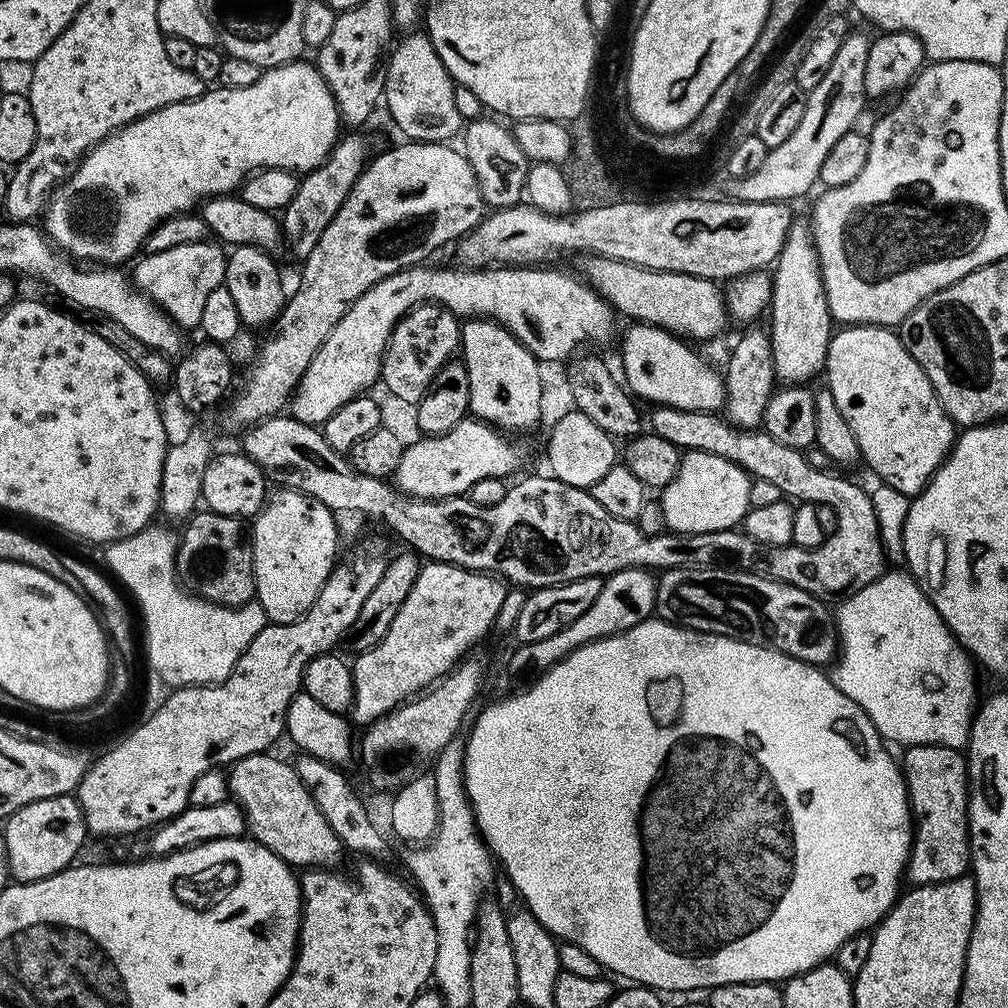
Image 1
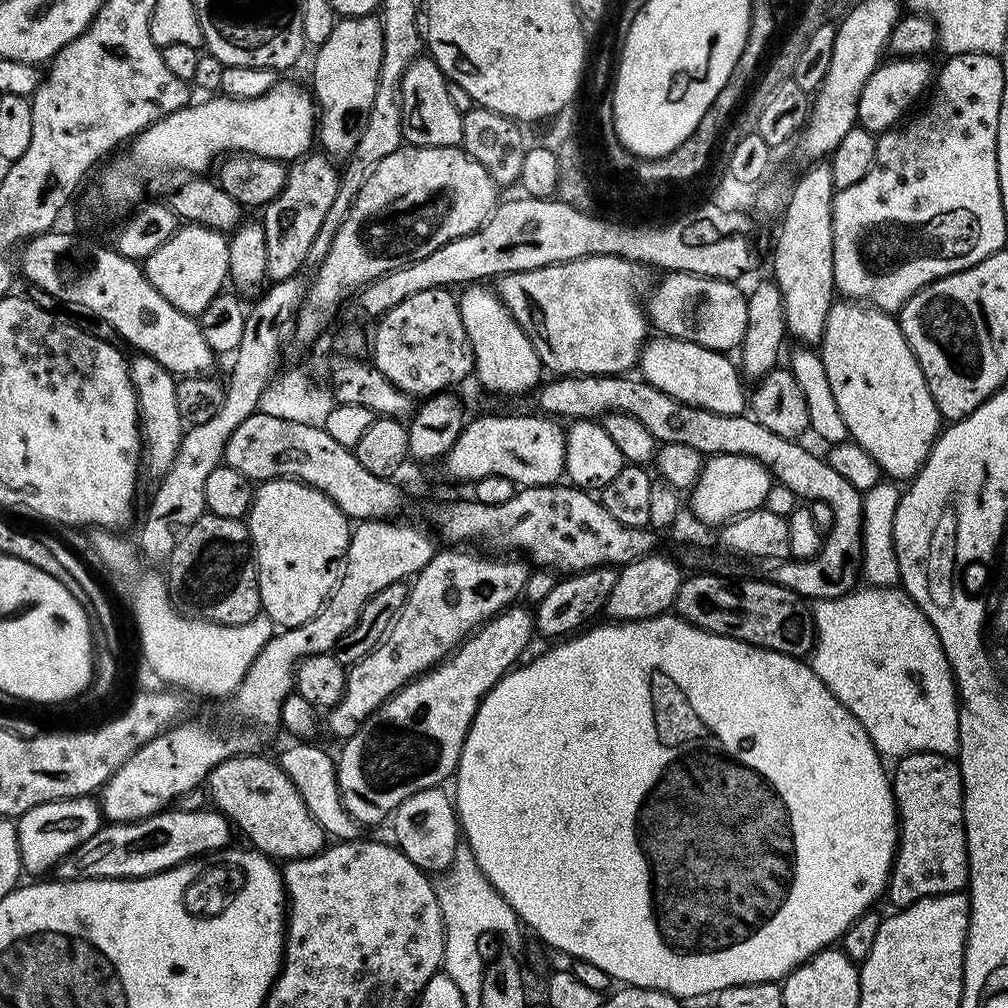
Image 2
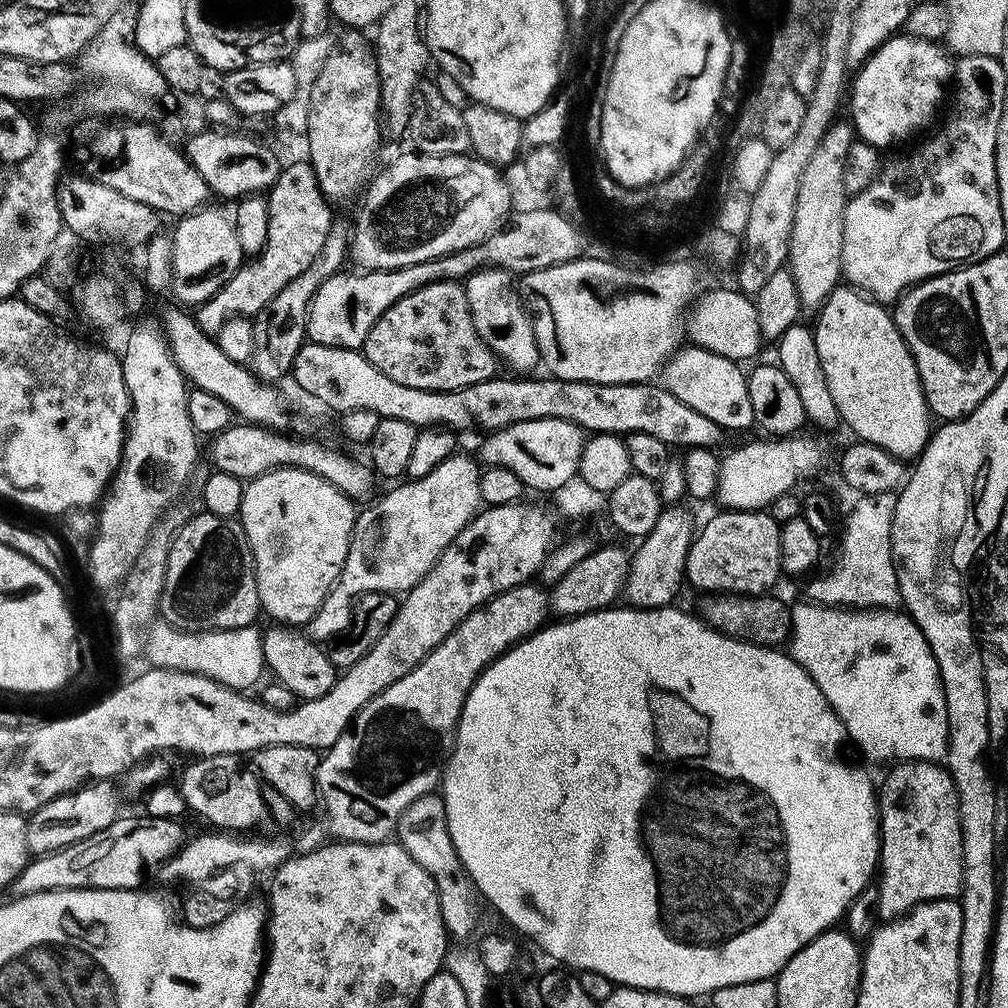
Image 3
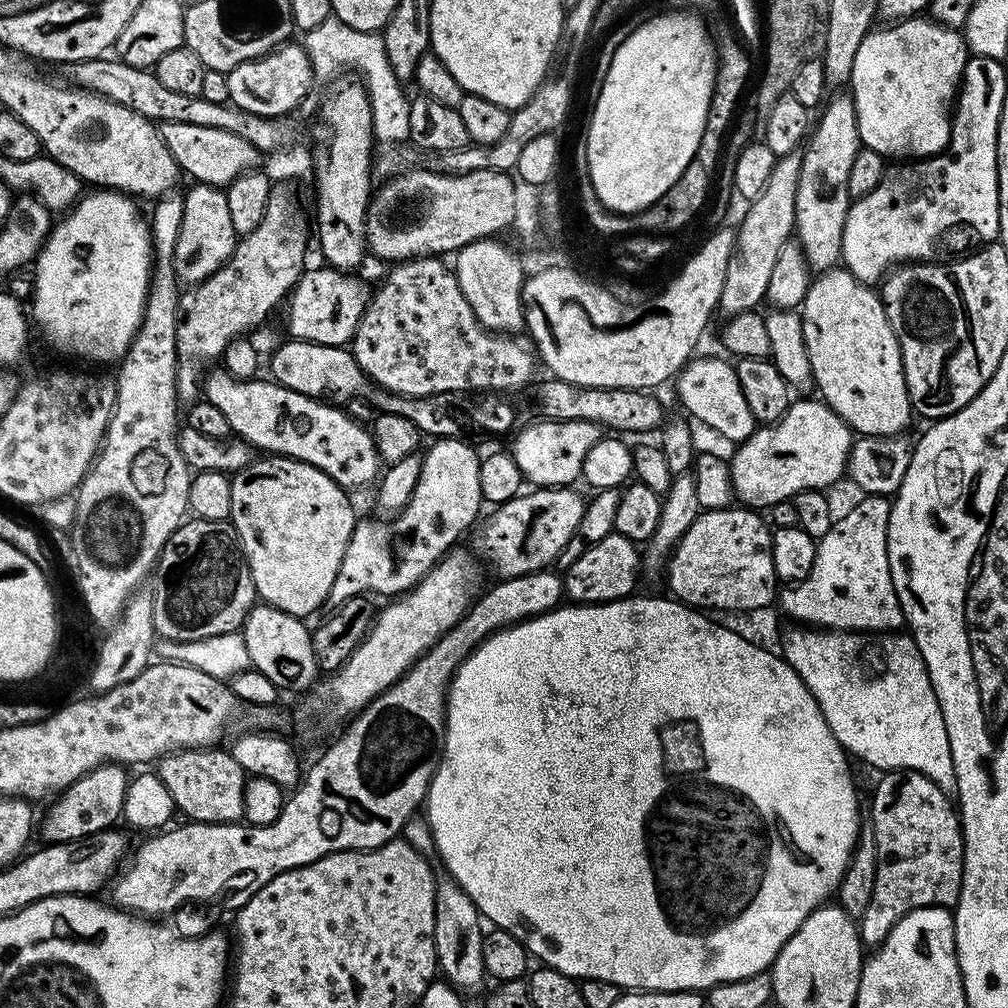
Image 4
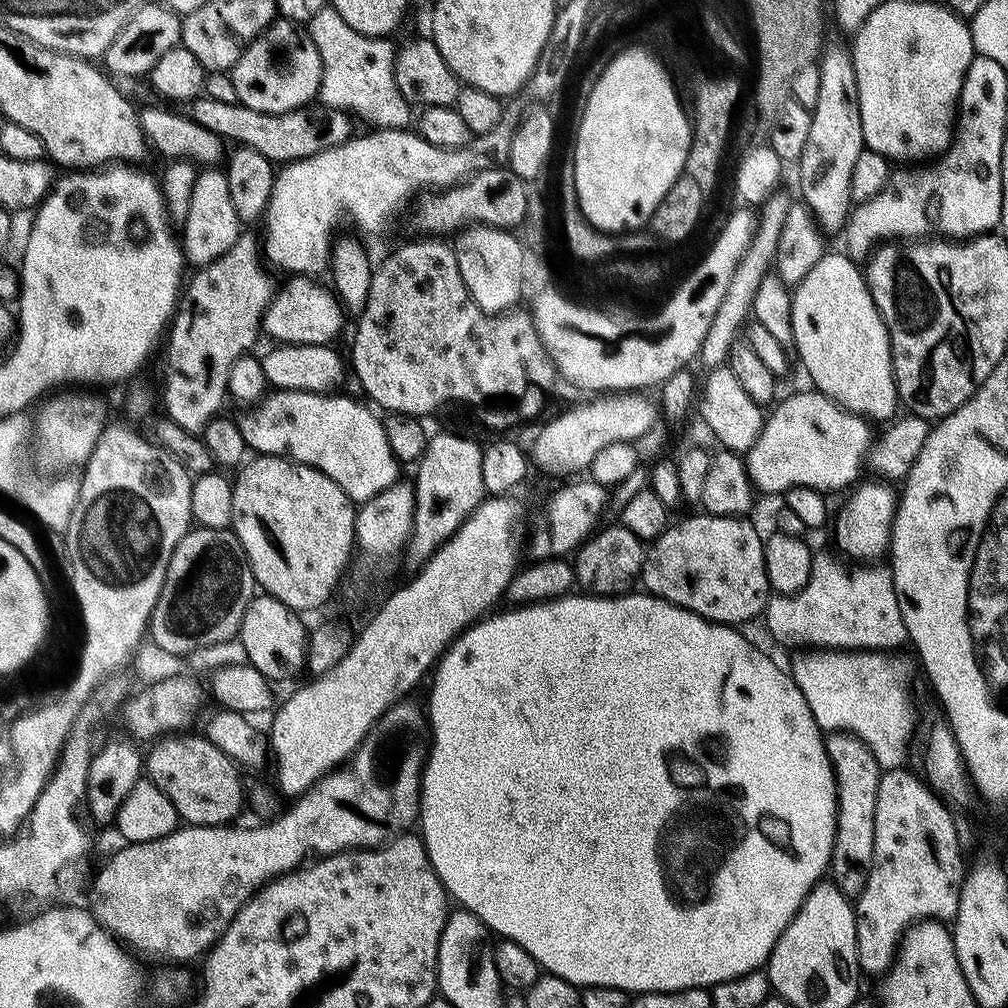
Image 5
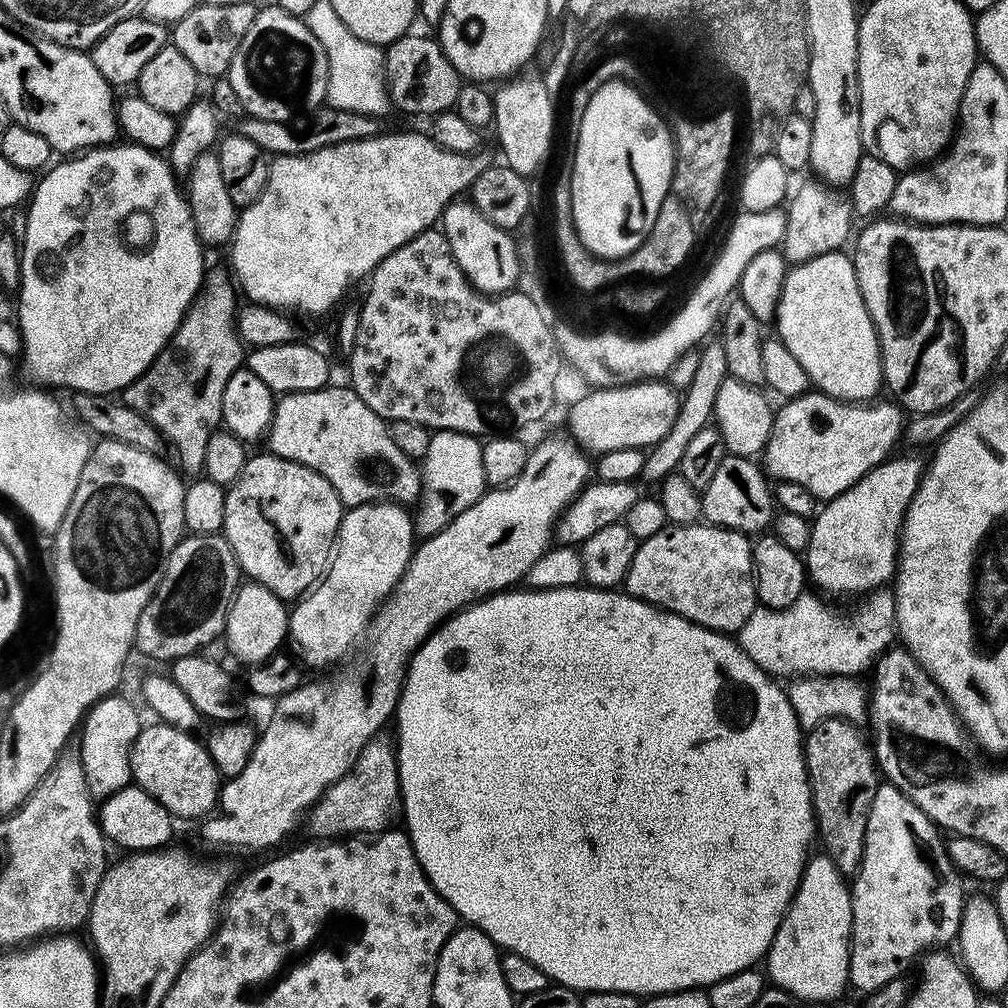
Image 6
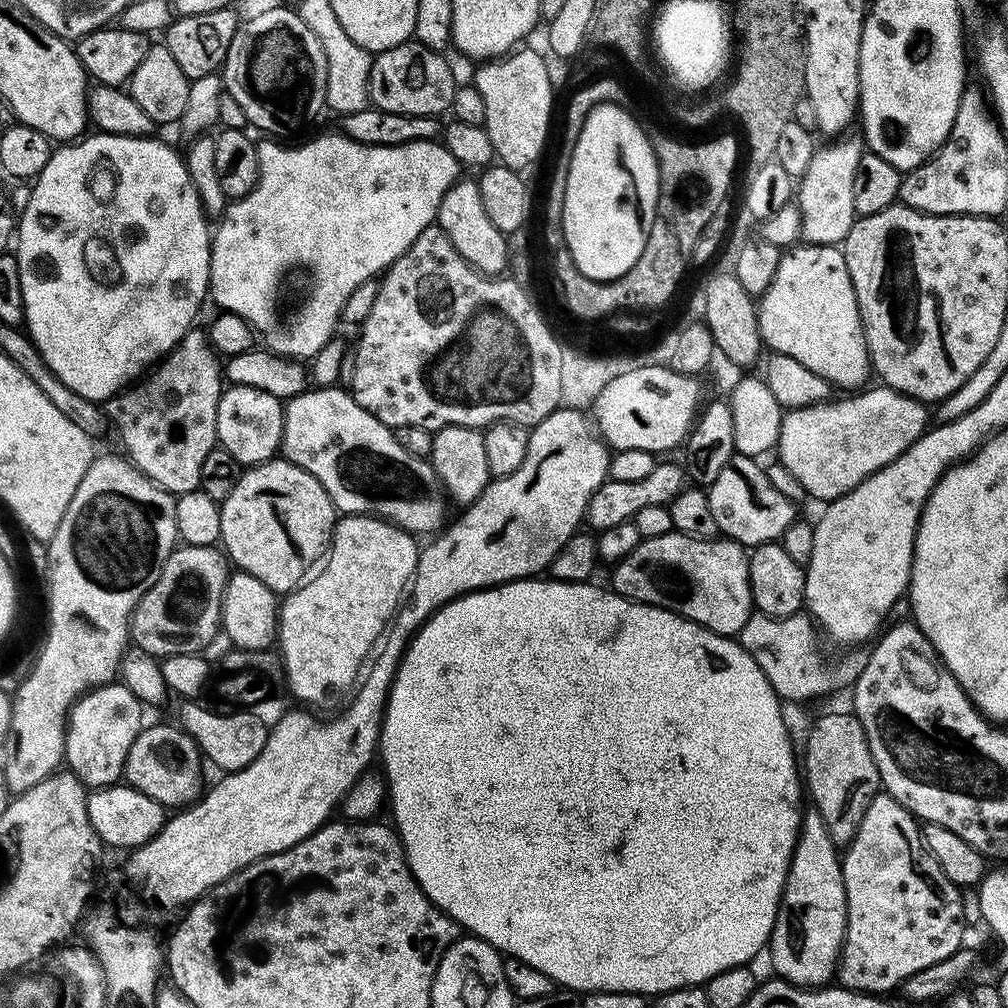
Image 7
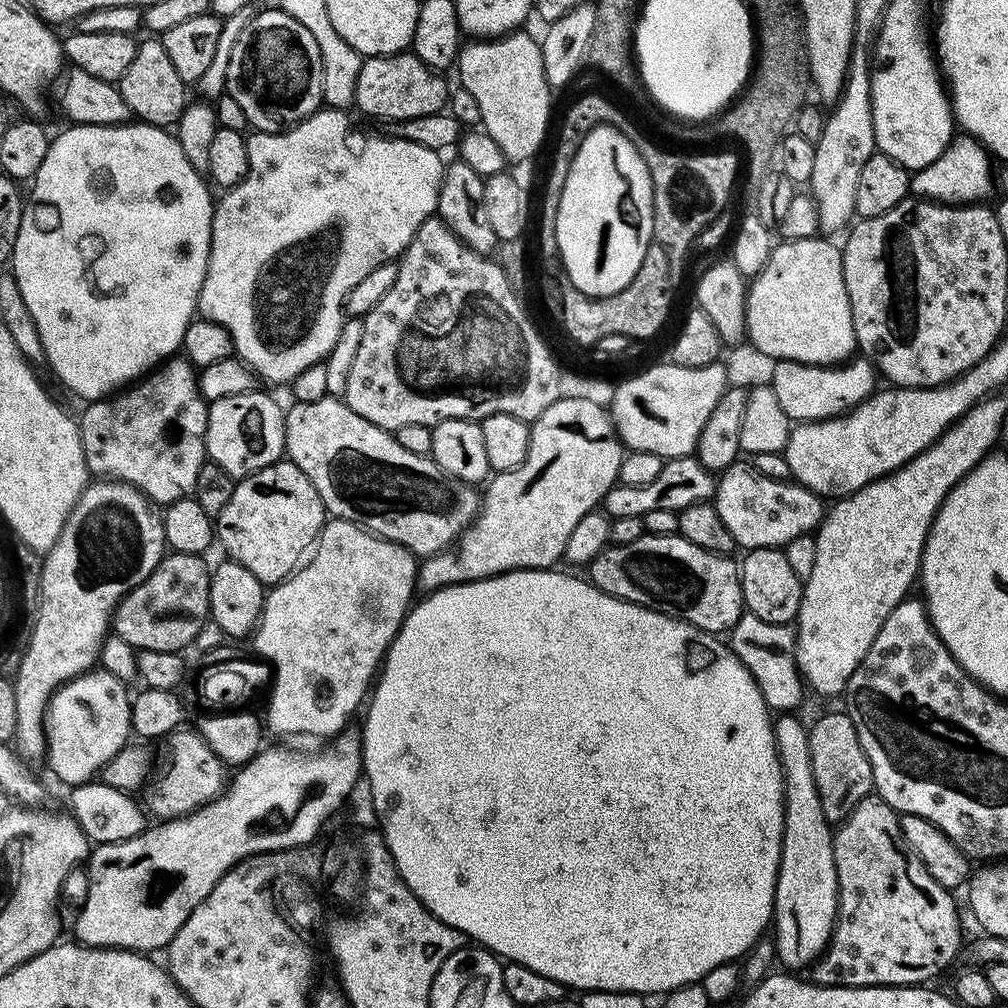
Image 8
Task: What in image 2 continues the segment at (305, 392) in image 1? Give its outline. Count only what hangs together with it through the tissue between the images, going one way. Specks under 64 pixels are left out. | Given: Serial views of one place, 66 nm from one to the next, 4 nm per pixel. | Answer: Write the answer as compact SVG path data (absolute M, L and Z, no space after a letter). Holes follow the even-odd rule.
M585 256L582 260L568 260L564 264L551 264L545 268L535 268L529 272L505 272L503 276L499 277L498 295L500 301L510 310L510 314L522 326L522 330L530 338L530 342L534 346L534 350L538 354L541 365L545 369L548 368L552 374L559 374L560 376L575 376L577 374L582 376L614 376L617 374L627 373L629 370L637 367L641 351L646 343L646 337L650 332L650 325L646 319L645 309L636 301L636 296L632 293L632 288L649 287L648 284L649 269L643 264L634 264L631 260L623 260L620 256Z

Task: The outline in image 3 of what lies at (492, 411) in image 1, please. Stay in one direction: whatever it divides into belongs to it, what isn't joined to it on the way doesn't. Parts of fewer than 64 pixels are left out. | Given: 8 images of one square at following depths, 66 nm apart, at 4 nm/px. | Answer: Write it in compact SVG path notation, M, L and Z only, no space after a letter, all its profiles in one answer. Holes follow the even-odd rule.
M481 266L463 281L464 293L468 299L468 310L472 315L474 330L480 335L488 349L496 355L497 361L501 365L504 364L508 368L513 368L513 373L528 374L532 371L531 368L535 364L541 363L540 351L538 350L538 342L534 338L534 330L532 322L528 318L527 312L524 311L524 306L521 304L518 297L517 289L514 287L514 280L509 273L503 268L493 268L491 266Z

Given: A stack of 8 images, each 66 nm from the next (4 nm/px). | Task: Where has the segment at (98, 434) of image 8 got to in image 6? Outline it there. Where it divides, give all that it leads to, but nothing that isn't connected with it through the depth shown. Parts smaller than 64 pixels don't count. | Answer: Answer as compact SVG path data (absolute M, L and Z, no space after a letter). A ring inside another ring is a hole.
M209 271L205 275L202 290L193 298L192 305L184 313L182 322L169 338L167 346L156 355L154 363L122 393L123 403L144 416L157 429L167 446L169 444L176 451L177 462L188 472L199 473L203 469L206 442L210 442L210 434L222 424L222 390L226 390L226 382L230 382L230 378L246 360L246 345L236 331L238 292L233 277L227 271L224 272Z

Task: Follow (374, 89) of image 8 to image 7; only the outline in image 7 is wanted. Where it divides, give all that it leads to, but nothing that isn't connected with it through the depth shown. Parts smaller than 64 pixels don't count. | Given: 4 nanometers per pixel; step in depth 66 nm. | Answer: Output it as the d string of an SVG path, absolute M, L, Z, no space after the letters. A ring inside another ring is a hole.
M415 38L385 52L375 53L369 71L369 101L390 114L443 117L443 112L451 109L458 87L458 79L444 56Z

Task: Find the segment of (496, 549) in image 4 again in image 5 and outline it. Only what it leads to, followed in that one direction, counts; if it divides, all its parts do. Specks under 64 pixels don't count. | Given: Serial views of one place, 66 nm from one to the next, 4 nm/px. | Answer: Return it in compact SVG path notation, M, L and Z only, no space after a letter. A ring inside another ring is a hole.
M585 478L577 484L564 484L540 509L532 520L532 548L535 559L564 558L597 531L604 510L609 507L609 489L597 480Z

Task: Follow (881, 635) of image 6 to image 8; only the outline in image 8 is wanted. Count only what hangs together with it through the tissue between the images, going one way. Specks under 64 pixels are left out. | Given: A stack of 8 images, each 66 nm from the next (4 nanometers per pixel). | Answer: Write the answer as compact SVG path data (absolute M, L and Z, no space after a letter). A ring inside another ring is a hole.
M745 611L732 627L730 647L742 666L750 670L754 682L758 682L769 709L788 714L803 702L806 685L796 666L796 634L789 625L762 622L762 618ZM752 648L761 648L764 652L752 652Z

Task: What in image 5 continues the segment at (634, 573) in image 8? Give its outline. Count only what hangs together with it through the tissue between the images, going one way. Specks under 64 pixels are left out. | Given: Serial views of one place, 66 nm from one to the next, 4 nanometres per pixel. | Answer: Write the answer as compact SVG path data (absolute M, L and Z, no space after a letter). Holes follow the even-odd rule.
M699 514L700 516L692 516L689 520L684 520L681 524L673 523L669 526L659 538L651 541L650 547L647 549L644 558L644 569L640 572L639 583L642 585L643 591L649 596L657 596L663 600L668 600L672 604L678 605L680 608L690 610L694 614L698 614L702 618L714 621L715 624L727 624L729 626L744 626L747 620L752 620L763 613L765 606L768 604L769 586L766 578L766 558L764 557L764 541L765 537L760 536L760 532L751 524L751 519L741 518L738 516L710 516L707 514Z

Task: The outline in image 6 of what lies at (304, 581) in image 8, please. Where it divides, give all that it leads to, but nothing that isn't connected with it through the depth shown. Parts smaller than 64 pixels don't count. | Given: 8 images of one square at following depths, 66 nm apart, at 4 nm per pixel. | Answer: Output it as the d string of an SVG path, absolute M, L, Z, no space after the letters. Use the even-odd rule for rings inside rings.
M377 502L357 504L345 511L334 555L322 579L291 609L288 618L291 643L300 647L300 656L310 667L338 663L363 634L364 627L373 623L378 609L408 569L414 551L412 536L414 516L405 505Z

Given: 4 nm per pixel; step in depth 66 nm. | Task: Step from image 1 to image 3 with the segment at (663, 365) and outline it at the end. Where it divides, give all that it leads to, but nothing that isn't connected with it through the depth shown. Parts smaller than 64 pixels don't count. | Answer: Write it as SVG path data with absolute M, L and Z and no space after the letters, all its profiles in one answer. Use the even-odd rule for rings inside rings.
M681 346L665 360L663 376L663 387L668 388L670 394L690 406L690 410L706 414L706 418L710 418L710 422L714 422L722 430L733 428L734 431L740 432L743 428L753 427L746 372L737 361L728 360L704 348Z

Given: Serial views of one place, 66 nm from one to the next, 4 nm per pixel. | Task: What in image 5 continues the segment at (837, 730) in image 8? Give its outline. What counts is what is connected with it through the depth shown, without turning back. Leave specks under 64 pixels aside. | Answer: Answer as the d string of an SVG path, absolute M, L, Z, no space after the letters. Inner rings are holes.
M844 732L825 737L828 760L836 780L836 832L832 847L830 876L836 888L848 899L855 899L864 889L874 850L874 808L882 769L873 752L856 736Z

